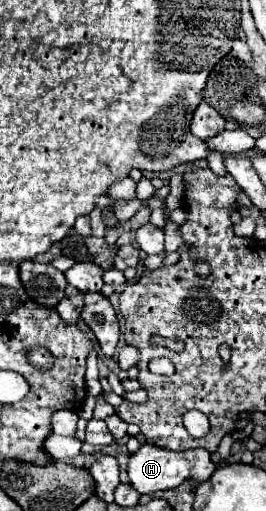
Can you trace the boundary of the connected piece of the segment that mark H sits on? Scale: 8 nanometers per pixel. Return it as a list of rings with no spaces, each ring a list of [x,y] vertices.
[[[145,442],[141,444],[141,448],[135,452],[135,454],[129,454],[129,462],[127,462],[127,474],[129,474],[129,480],[133,484],[135,490],[139,490],[139,494],[153,494],[153,492],[159,492],[159,490],[171,490],[179,484],[183,484],[185,480],[197,480],[195,484],[199,482],[205,482],[213,472],[215,472],[215,464],[211,460],[211,454],[203,448],[195,448],[195,450],[169,450],[169,448],[159,448],[157,444],[153,442]]]

